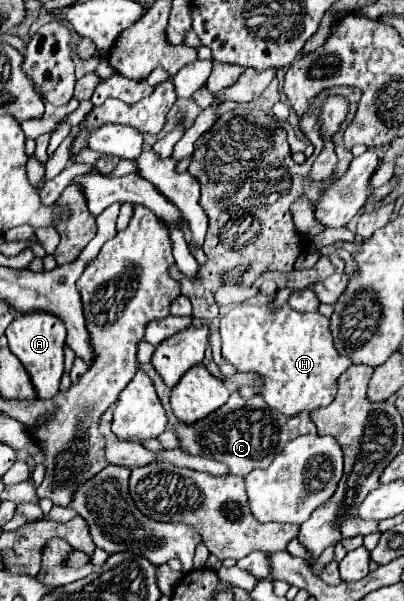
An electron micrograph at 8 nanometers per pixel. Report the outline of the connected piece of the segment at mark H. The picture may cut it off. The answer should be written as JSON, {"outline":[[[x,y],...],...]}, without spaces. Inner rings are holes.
{"outline":[[[283,303],[279,309],[265,305],[235,305],[221,317],[221,353],[237,373],[255,373],[263,385],[237,387],[243,399],[261,395],[265,403],[283,415],[327,407],[337,393],[337,379],[353,363],[337,355],[329,331],[329,319],[319,311],[299,313]]]}

